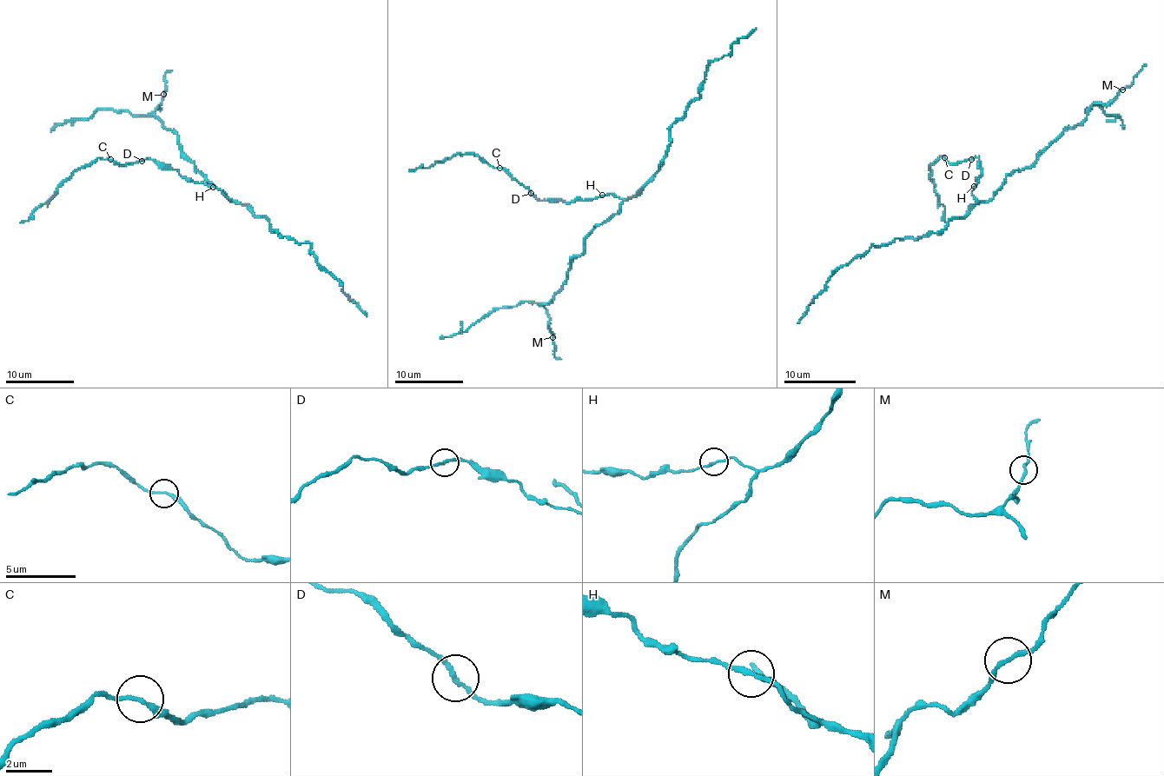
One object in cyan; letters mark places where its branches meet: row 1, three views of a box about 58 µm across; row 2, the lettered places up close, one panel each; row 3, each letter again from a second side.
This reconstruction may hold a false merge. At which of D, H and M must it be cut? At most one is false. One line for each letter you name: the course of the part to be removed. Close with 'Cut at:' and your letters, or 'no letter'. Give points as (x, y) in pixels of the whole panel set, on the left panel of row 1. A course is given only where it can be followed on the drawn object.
Cut at: no letter

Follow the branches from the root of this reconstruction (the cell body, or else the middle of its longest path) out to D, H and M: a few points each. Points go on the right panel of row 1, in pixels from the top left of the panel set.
D: (982, 201), (972, 194), (981, 174), (979, 157), (972, 159)
H: (982, 201), (972, 194), (974, 186)
M: (982, 201), (989, 201), (1008, 175), (1028, 169), (1065, 130), (1075, 127), (1094, 103), (1107, 105), (1122, 89)

